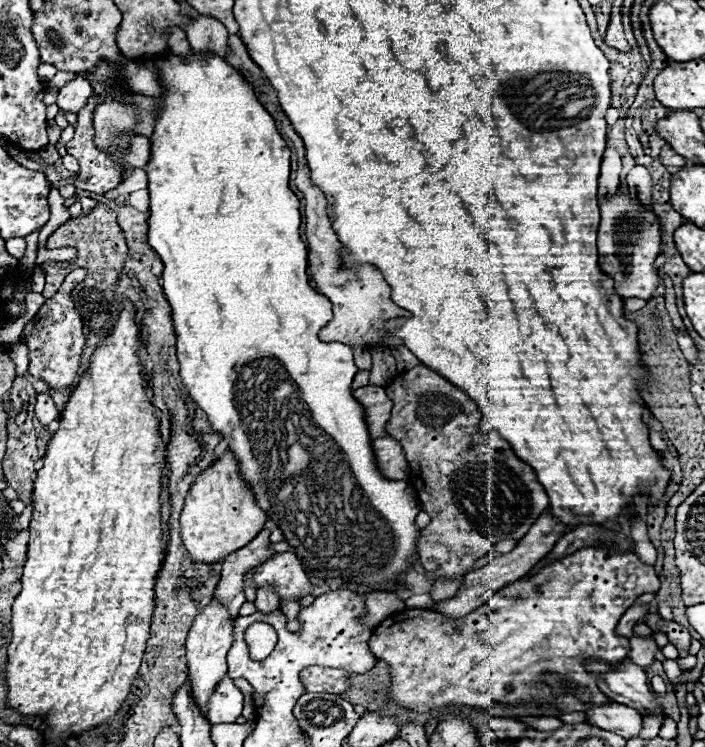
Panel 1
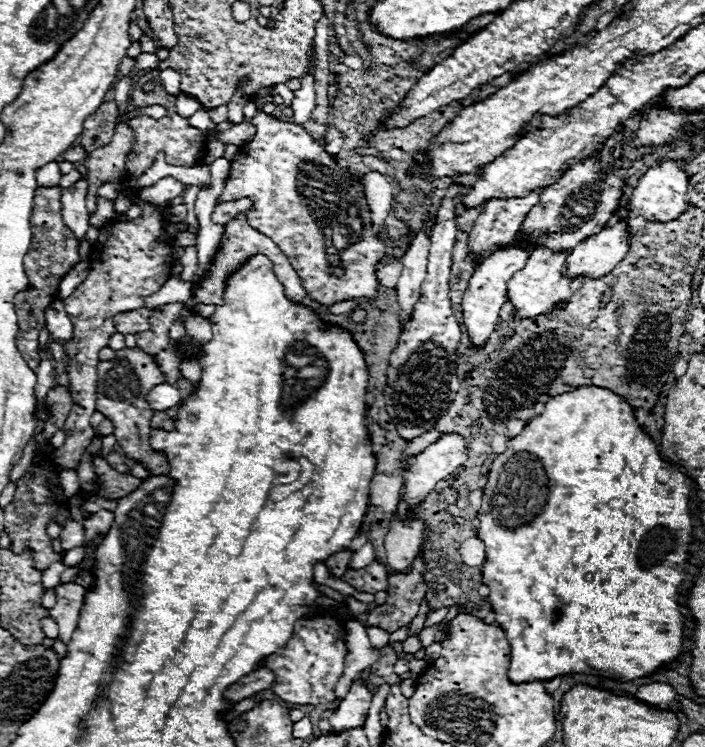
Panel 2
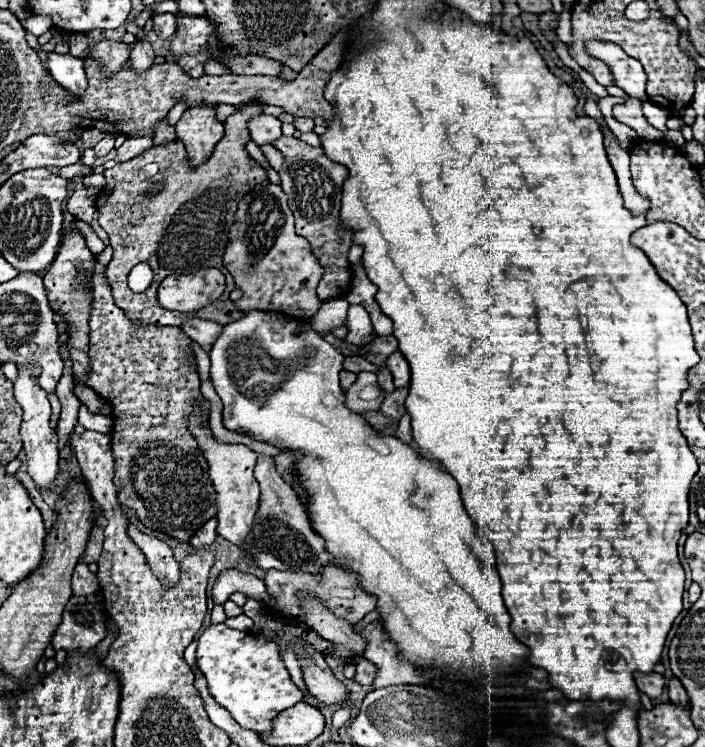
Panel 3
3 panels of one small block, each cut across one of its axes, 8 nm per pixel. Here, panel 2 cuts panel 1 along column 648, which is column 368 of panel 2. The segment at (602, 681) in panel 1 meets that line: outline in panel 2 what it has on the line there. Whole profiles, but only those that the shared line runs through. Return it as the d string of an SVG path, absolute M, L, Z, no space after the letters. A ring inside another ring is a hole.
M354 682L350 692L346 694L334 714L328 718L332 728L358 728L364 724L368 716L368 708L372 702L372 690L366 682Z

